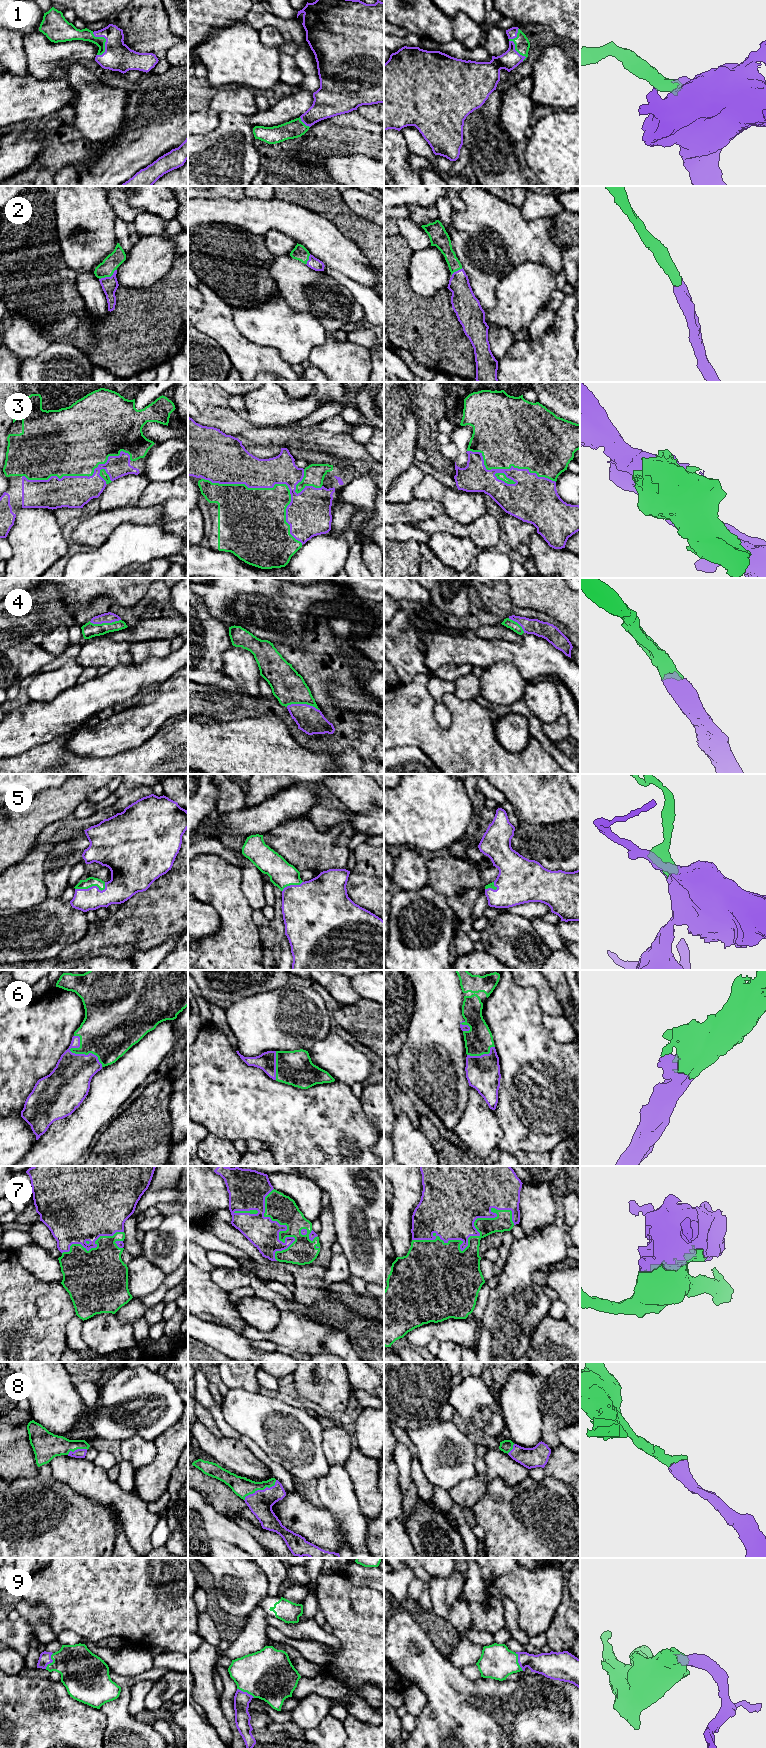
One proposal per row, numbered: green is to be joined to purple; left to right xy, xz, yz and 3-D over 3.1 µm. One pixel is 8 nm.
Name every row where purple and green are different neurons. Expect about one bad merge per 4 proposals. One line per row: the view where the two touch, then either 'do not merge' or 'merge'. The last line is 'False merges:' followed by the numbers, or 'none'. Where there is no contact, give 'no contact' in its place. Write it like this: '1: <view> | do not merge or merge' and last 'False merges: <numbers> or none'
1: yz | merge
2: xy | merge
3: xz | merge
4: xz | merge
5: xy | merge
6: xy | merge
7: yz | merge
8: xz | merge
9: yz | merge
False merges: none

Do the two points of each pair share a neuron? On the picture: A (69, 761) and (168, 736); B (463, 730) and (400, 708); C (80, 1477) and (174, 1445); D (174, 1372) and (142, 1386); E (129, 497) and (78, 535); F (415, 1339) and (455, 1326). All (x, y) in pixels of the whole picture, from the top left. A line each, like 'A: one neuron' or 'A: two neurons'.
A: one neuron
B: one neuron
C: two neurons
D: two neurons
E: two neurons
F: one neuron

